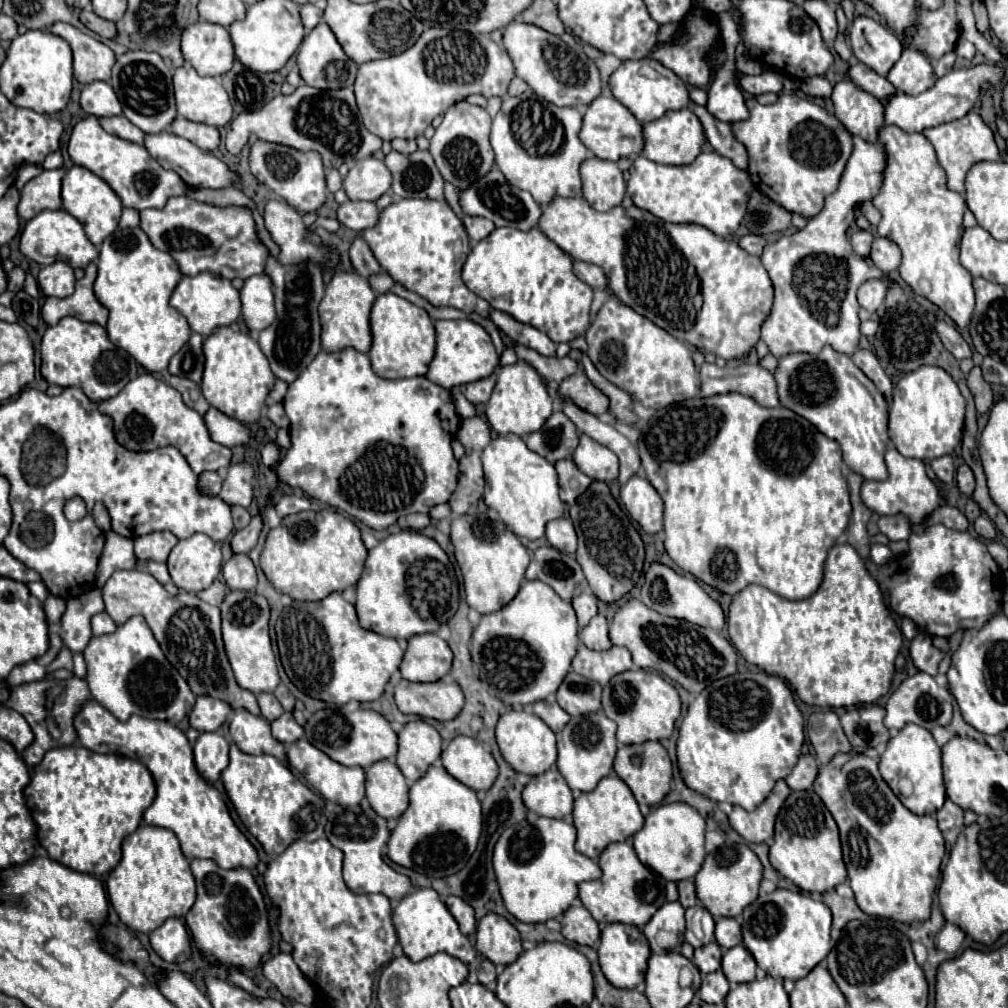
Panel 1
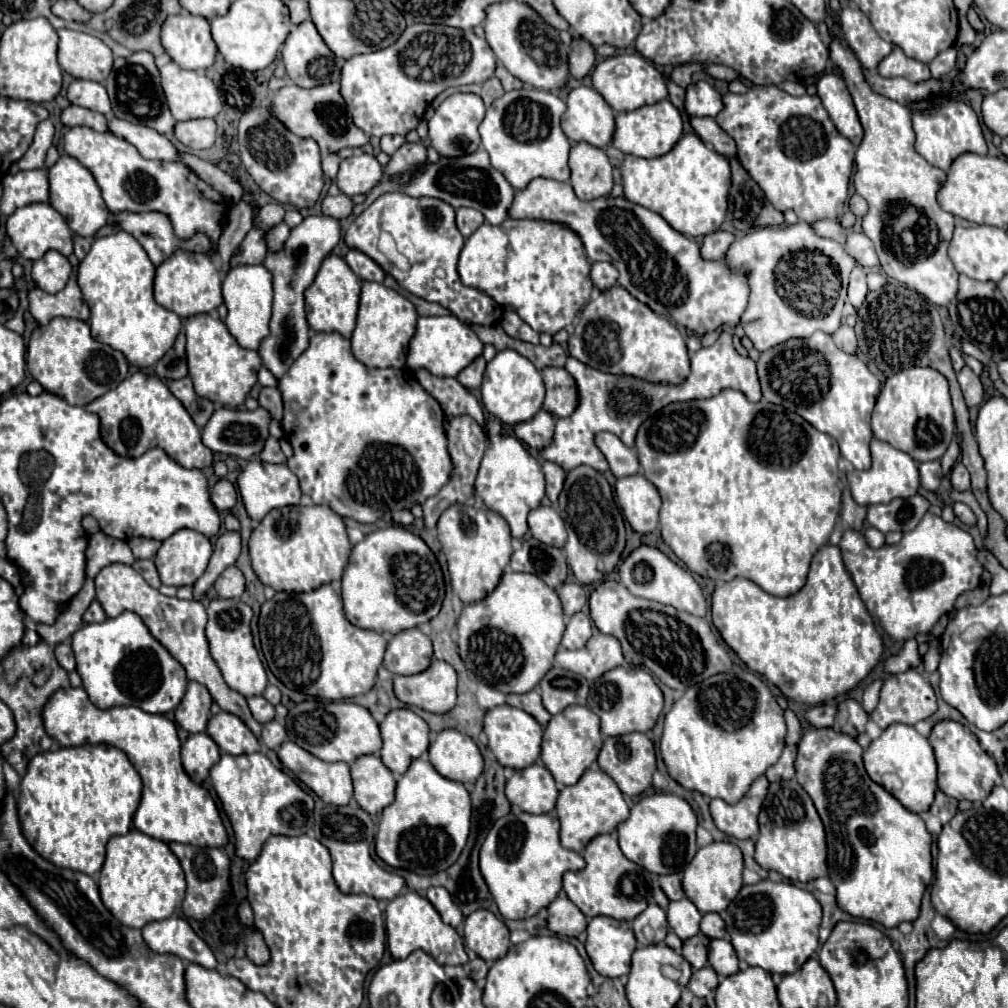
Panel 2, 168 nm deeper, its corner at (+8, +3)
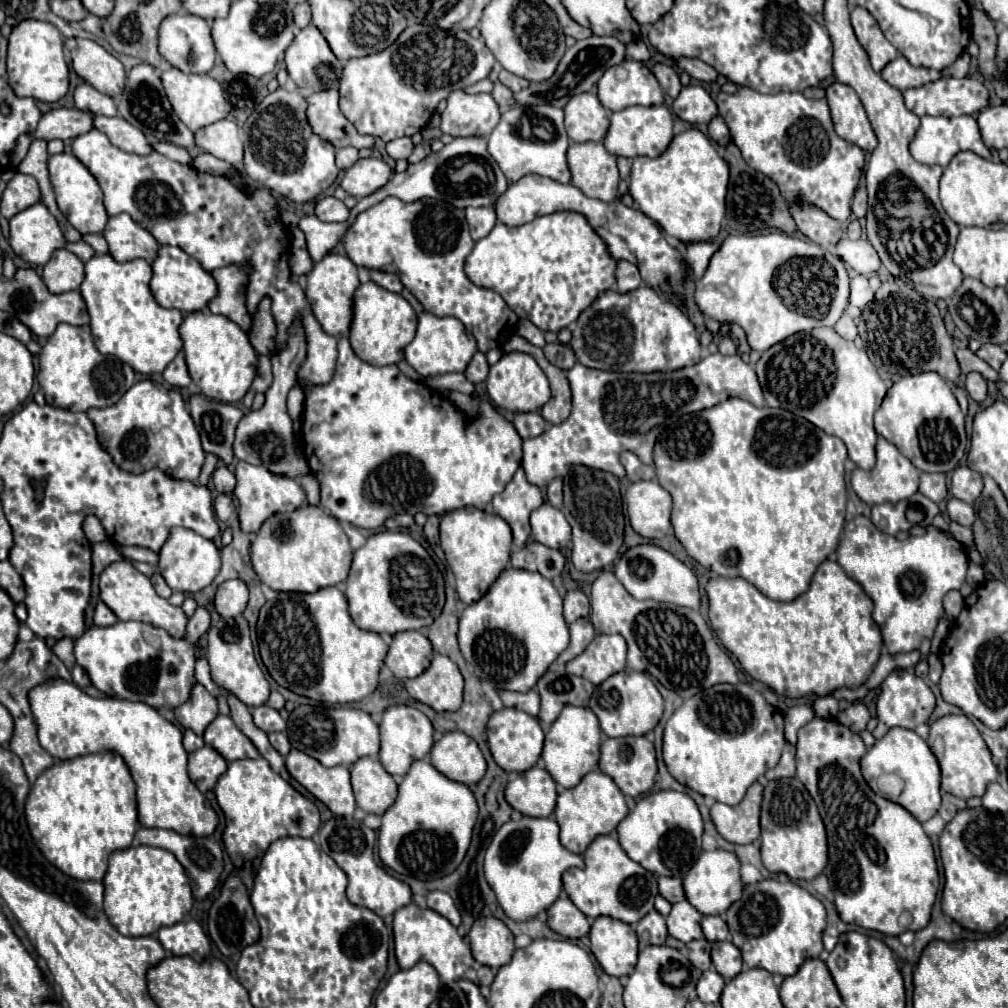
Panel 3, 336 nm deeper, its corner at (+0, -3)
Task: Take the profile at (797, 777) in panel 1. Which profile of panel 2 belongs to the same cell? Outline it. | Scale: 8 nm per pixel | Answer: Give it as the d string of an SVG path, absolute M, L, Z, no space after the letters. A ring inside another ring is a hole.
M785 746L781 758L769 766L769 770L765 772L765 776L769 778L769 782L775 780L791 780L795 776L795 768L793 768L793 760L795 760L795 746Z

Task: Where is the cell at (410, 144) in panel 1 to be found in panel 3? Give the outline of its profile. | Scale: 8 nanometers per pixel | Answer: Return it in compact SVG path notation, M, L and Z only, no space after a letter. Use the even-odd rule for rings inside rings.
M397 138L397 140L391 140L391 142L387 144L387 154L389 154L393 160L409 158L411 150L413 150L411 138Z

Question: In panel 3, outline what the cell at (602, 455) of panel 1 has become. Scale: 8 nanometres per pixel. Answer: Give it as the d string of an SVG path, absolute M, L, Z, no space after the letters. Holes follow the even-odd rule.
M709 354L695 366L665 374L603 372L585 368L577 362L567 372L567 378L573 392L571 416L563 424L547 428L541 436L523 440L523 468L527 480L539 488L545 488L553 478L563 478L573 466L589 466L623 478L625 470L619 462L619 454L623 450L631 450L641 458L641 462L651 464L659 418L705 410L731 396L749 400L755 406L765 406L763 390L753 366L743 362L737 354Z

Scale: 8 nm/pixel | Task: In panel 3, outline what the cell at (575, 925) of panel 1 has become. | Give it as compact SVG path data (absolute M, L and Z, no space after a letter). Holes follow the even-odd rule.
M561 892L561 896L547 910L547 914L549 914L549 920L547 920L549 928L565 938L577 940L581 936L587 936L591 930L587 916L569 900L565 892Z

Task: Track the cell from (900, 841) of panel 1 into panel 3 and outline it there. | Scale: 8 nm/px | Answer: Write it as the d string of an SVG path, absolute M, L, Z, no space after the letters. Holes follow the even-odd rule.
M815 716L799 732L795 756L797 778L813 796L829 838L829 864L825 868L825 876L829 878L835 896L835 906L843 922L891 936L899 936L905 930L917 932L929 924L931 906L937 898L939 888L939 870L933 854L933 844L929 836L923 832L921 822L911 812L907 812L903 806L891 800L885 800L869 788L859 766L859 760L861 756L865 756L865 752L867 750L861 736L851 732L833 718L823 720ZM901 914L909 916L905 926L899 924Z

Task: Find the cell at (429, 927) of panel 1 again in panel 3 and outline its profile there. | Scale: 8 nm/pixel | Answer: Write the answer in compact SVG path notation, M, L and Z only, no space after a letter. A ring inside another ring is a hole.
M413 902L399 908L393 920L393 936L395 936L395 954L401 968L411 968L419 960L425 960L439 972L443 982L451 982L463 978L465 970L469 970L473 964L471 948L457 934L457 928L451 926L449 920L445 920L431 908L419 908Z

